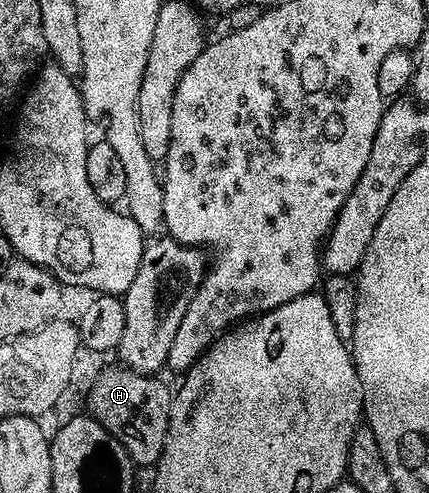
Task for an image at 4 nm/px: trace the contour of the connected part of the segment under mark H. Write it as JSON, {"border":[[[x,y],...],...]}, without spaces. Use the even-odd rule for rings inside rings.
{"border":[[[106,370],[90,390],[89,413],[130,453],[135,467],[157,467],[168,440],[174,394],[157,377],[137,374],[135,370]]]}

